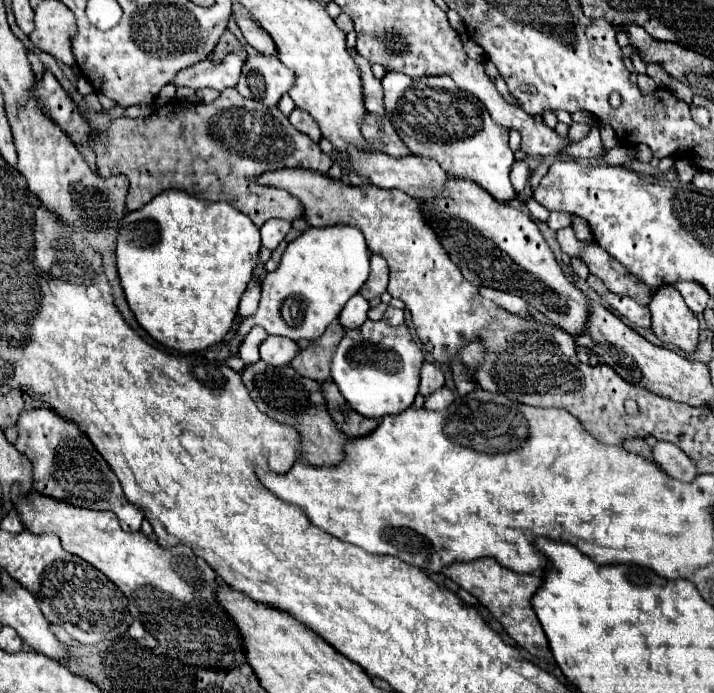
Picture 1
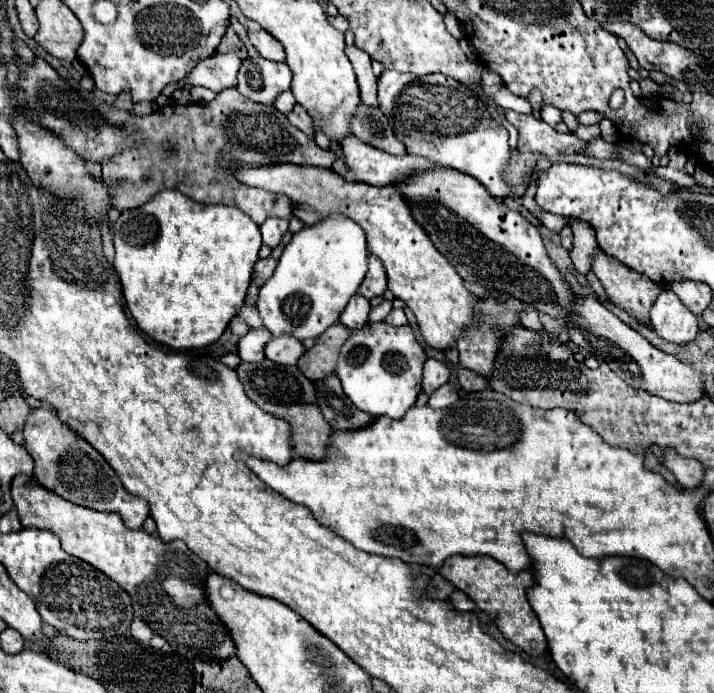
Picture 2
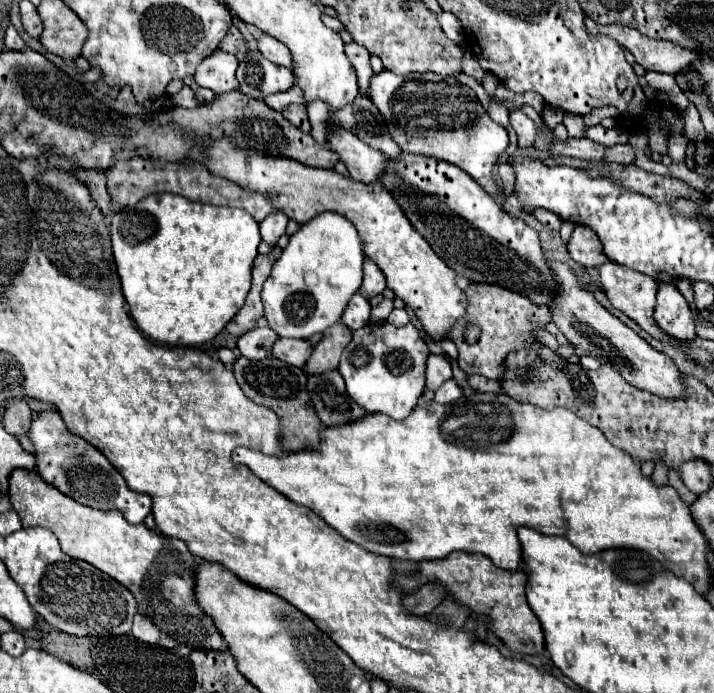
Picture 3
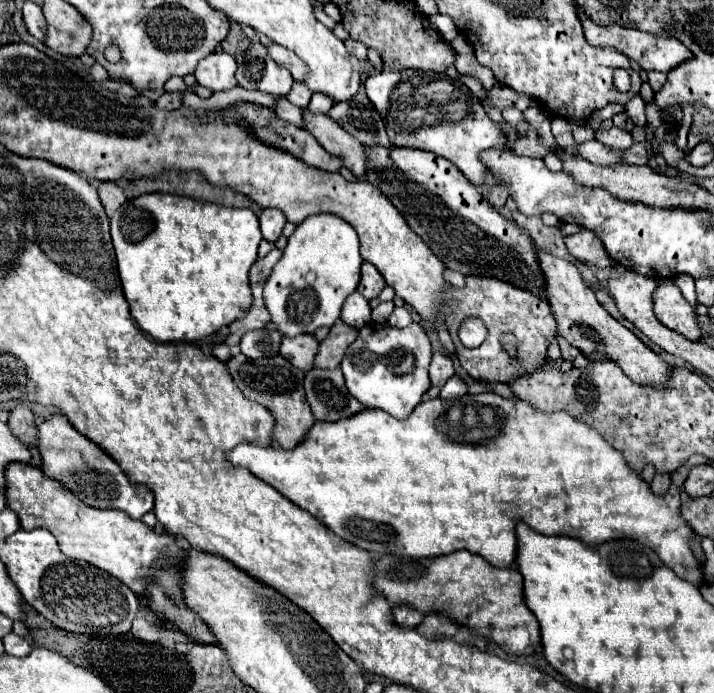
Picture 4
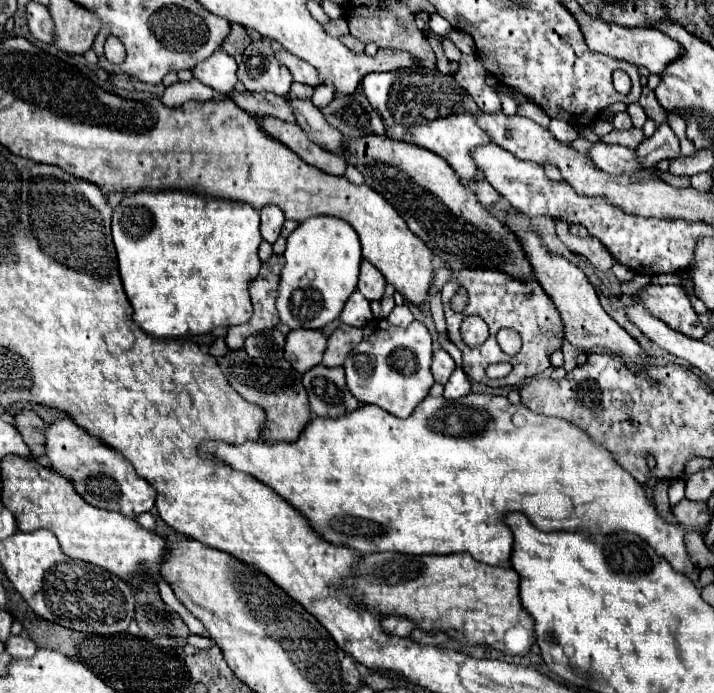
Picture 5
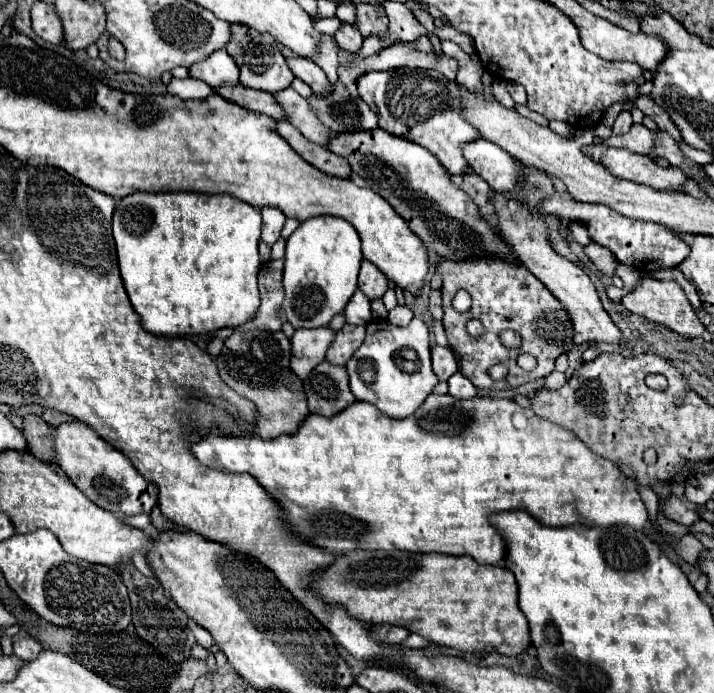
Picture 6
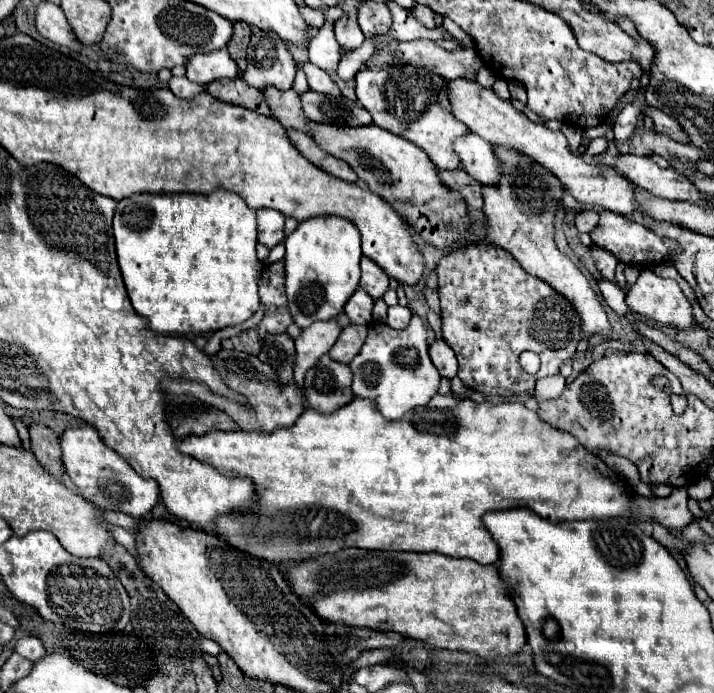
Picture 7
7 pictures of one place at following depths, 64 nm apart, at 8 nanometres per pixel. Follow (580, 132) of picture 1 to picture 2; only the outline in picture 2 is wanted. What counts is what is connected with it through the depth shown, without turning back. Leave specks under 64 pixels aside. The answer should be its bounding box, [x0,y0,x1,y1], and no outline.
[574,124,602,142]

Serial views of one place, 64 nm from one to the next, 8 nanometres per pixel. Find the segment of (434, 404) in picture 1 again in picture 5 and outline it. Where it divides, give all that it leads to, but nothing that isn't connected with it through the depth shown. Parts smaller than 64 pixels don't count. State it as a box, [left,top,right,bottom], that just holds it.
[444,368,470,400]

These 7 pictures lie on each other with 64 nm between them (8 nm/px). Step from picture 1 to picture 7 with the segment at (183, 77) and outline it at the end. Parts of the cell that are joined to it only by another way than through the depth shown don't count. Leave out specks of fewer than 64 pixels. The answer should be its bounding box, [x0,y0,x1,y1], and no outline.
[186,50,238,84]

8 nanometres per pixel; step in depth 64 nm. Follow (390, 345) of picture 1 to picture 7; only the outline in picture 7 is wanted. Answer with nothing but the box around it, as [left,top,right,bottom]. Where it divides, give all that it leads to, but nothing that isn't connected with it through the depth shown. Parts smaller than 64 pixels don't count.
[350,316,440,420]

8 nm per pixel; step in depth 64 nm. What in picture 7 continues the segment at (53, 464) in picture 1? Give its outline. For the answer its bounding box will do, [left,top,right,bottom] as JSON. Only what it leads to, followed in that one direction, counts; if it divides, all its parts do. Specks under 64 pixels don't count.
[60,424,158,518]

